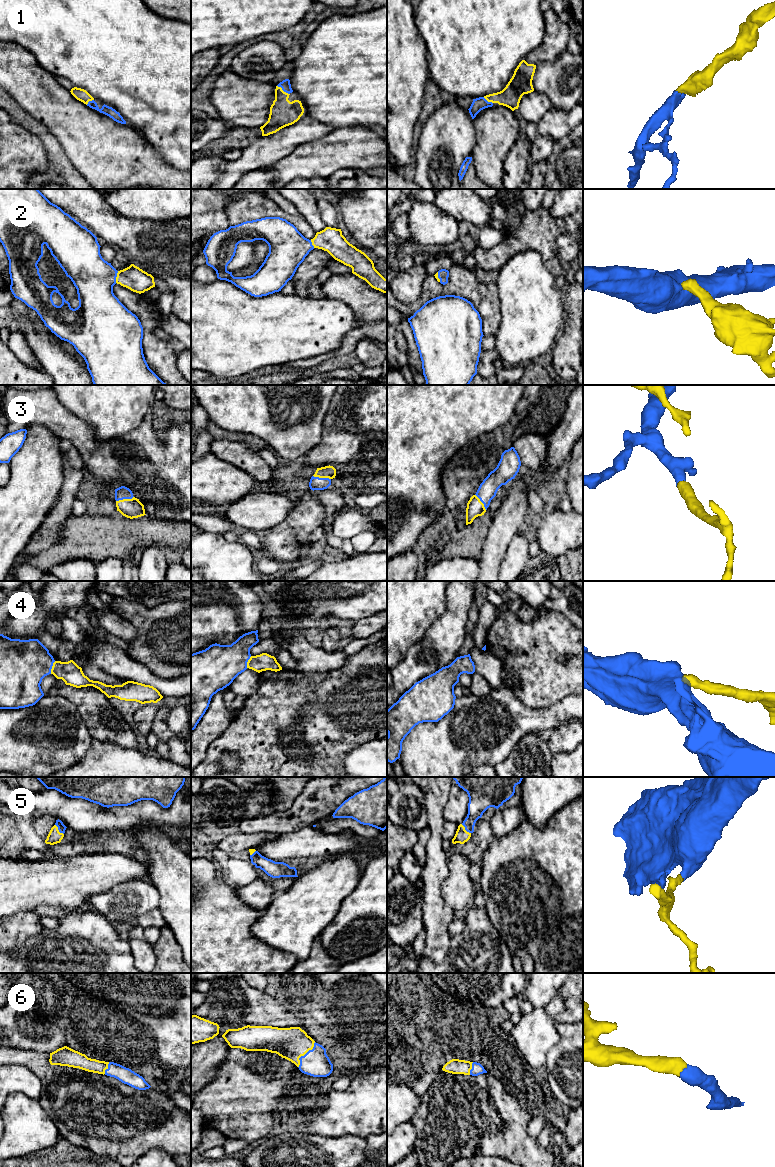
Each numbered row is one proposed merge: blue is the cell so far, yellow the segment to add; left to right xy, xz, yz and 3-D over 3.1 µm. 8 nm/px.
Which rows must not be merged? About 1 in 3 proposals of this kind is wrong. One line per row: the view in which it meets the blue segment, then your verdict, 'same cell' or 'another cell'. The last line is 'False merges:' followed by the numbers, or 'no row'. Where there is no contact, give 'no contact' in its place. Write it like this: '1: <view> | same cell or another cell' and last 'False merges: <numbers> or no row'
1: xz | same cell
2: xy | same cell
3: xy | same cell
4: xy | same cell
5: xy | same cell
6: xz | same cell
False merges: no row

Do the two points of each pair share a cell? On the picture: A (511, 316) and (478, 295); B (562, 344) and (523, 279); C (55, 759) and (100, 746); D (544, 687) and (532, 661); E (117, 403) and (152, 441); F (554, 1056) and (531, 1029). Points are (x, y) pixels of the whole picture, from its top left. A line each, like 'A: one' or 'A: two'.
A: two
B: two
C: two
D: one
E: two
F: two

